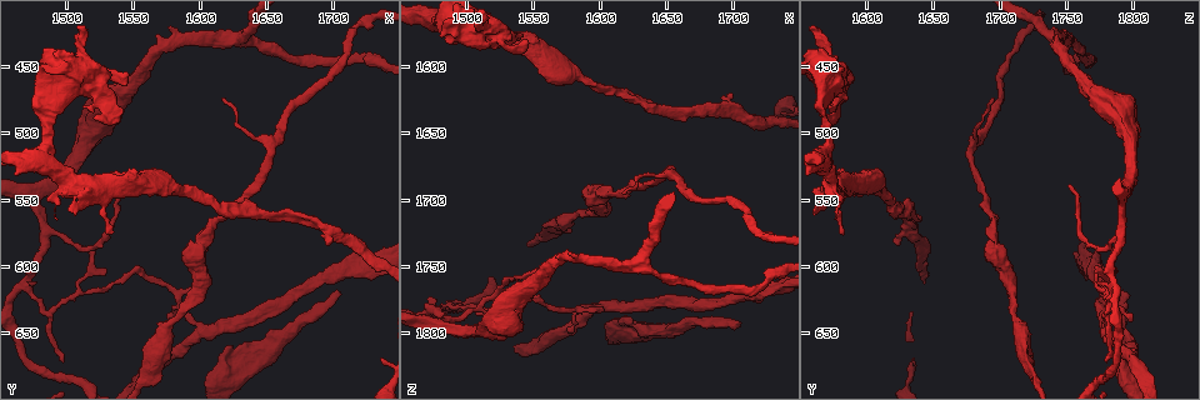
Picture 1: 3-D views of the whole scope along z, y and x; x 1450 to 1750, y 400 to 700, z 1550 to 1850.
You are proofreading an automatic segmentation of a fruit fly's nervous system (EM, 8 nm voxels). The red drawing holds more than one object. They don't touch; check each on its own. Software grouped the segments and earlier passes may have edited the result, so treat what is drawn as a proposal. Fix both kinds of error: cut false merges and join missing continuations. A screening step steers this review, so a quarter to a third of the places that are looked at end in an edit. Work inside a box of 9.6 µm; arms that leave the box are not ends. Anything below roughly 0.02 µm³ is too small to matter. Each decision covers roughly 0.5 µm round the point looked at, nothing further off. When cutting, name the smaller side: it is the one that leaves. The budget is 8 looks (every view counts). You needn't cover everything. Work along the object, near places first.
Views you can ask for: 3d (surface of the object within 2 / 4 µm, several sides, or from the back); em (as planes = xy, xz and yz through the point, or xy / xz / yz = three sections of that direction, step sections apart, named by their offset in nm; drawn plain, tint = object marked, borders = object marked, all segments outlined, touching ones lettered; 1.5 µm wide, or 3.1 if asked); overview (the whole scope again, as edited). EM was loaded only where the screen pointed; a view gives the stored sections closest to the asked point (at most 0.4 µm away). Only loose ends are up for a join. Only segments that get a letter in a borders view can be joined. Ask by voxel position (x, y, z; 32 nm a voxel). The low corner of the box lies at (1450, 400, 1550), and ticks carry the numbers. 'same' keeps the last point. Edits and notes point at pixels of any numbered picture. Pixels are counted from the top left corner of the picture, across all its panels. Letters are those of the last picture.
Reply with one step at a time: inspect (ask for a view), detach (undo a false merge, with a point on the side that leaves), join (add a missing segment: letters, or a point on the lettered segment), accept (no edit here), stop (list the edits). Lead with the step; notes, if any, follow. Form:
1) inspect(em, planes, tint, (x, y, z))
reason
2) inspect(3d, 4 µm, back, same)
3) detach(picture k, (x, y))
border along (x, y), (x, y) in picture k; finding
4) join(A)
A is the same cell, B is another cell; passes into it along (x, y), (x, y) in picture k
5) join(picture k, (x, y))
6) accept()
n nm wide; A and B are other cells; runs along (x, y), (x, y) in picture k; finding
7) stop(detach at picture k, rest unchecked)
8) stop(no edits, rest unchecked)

inspect(em, yz, step 4, borders, (1704, 618, 1790))
branch stops here

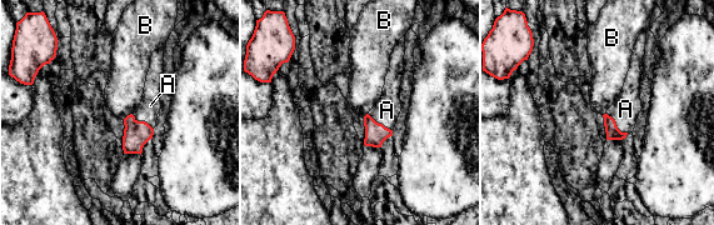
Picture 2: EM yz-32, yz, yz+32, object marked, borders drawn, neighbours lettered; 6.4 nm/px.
join(A)
A is the same cell, B is another cell; it goes on there

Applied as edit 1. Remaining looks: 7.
inspect(overview)

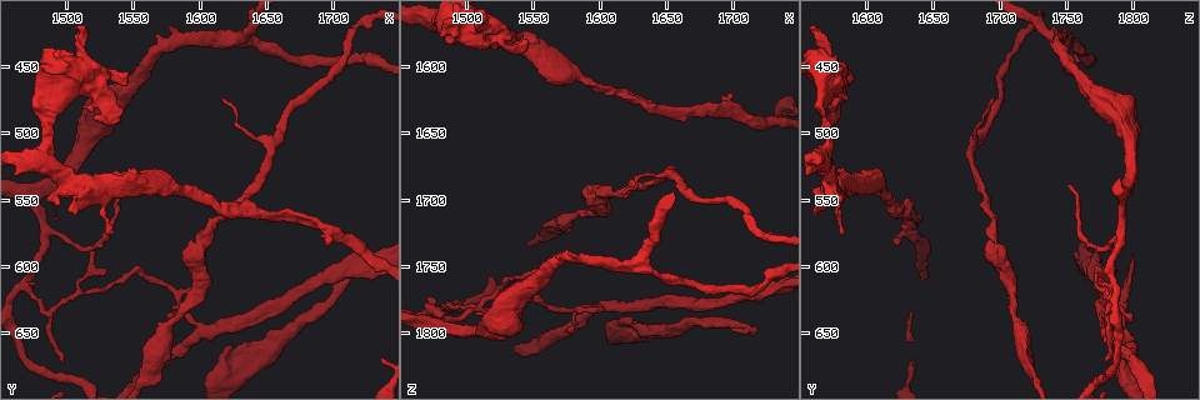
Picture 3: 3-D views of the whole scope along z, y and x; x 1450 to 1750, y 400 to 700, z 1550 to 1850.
inspect(em, planes, borders, (1508, 582, 1782))
a narrow waist

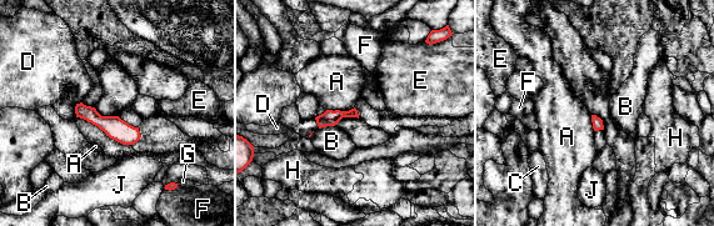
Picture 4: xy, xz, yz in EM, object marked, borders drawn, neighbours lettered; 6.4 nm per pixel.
accept()
70 nm wide; A touches over 190 nm; A, B, C, D, E, F, G, H and J are other cells; one neuron here

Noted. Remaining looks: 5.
inspect(em, planes, tint, (1516, 542, 1574))
arms part here

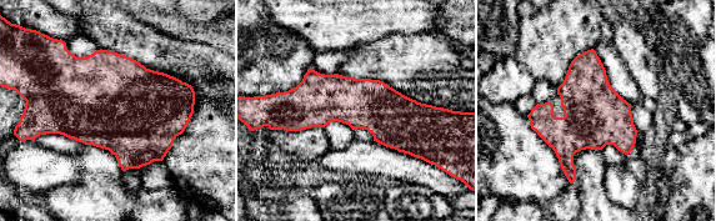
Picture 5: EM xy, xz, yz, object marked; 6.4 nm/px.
inspect(em, planes, borders, same)

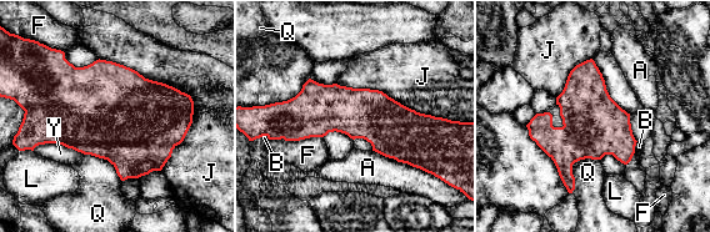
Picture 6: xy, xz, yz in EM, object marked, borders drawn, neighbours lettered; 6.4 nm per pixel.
accept()
400 nm wide; A, B, F, J, L, Q and Y are other cells; runs along (285, 112), (425, 127) in picture 6; one neuron here

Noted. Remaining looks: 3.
stop(join at picture 2, rest unchecked)

